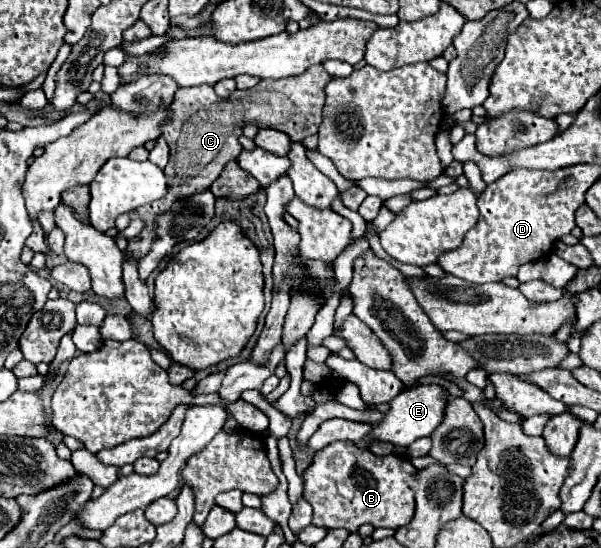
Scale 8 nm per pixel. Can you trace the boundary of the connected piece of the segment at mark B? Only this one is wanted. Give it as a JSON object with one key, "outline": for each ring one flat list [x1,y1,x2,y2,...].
{"outline":[[348,440,332,442,326,448,314,454,312,464,302,472,304,480,304,500,314,508,312,524,322,528,344,528,348,532,356,532,362,524,372,524,374,528,400,528,408,524,414,516,414,490,408,486,408,478,416,474,416,468,410,464,408,456,376,456,369,449,360,449]]}

